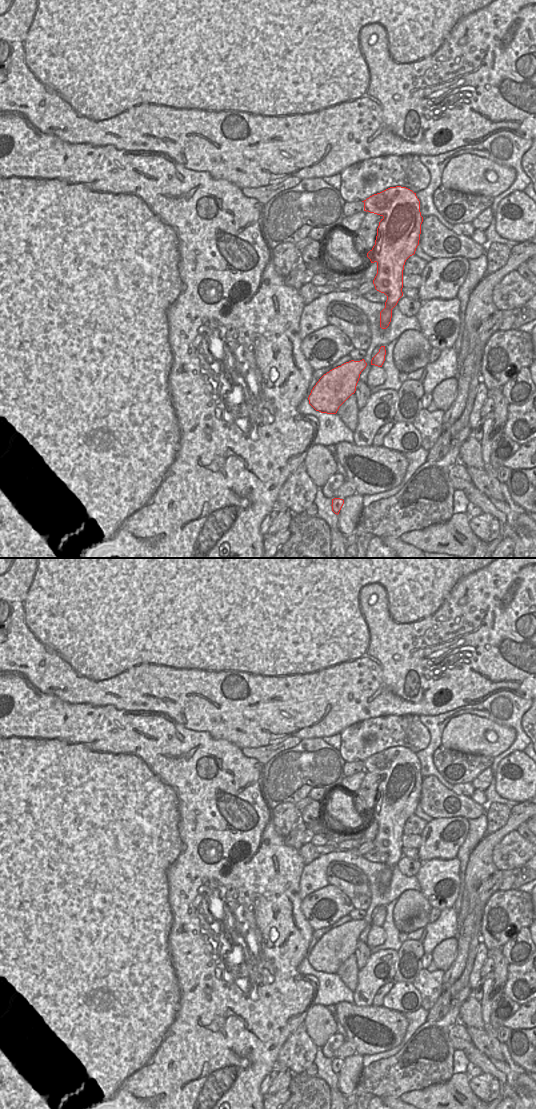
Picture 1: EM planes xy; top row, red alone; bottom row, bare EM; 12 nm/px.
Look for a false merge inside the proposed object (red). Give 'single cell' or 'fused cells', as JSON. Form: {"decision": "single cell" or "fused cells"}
{"decision": "single cell"}

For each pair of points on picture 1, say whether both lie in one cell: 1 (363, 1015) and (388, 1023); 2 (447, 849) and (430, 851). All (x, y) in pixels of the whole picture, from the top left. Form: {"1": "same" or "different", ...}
{"1": "same", "2": "same"}

